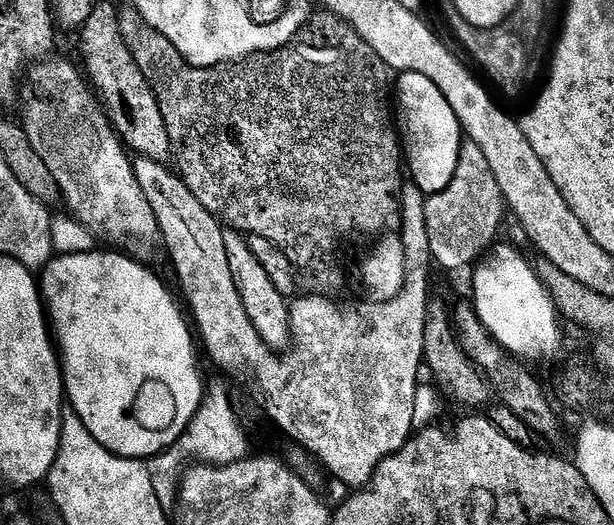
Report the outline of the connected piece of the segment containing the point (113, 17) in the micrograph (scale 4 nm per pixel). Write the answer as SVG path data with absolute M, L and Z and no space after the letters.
M101 2L94 6L94 14L86 18L78 36L87 79L125 149L133 153L136 151L137 157L146 160L167 161L171 157L172 147L166 134L166 122L162 122L162 110L158 110L152 87L146 82L142 70L138 70L138 62L134 62L134 54L130 54L126 38L122 38L117 5Z

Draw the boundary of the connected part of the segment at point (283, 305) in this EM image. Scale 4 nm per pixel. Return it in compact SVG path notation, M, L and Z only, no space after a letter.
M233 230L225 231L224 245L226 246L226 262L230 262L230 278L234 278L236 287L235 299L239 307L246 310L246 318L252 324L255 339L265 349L276 354L289 351L293 347L292 314L289 301L274 288L274 283L270 282L270 277L266 274L264 267L251 253L248 241L243 235Z

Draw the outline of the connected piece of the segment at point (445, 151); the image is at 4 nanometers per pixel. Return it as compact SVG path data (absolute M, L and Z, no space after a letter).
M403 72L397 77L397 80L398 84L396 86L395 83L394 94L395 97L397 94L400 104L400 112L398 108L399 117L400 114L402 116L400 134L404 145L404 162L407 171L409 168L411 174L411 176L409 174L409 177L418 186L420 192L423 192L426 196L440 193L453 180L454 171L457 169L458 154L461 152L461 146L464 141L463 128L458 122L454 110L451 109L449 102L446 101L445 95L442 94L442 90L439 90L438 86L426 75Z

